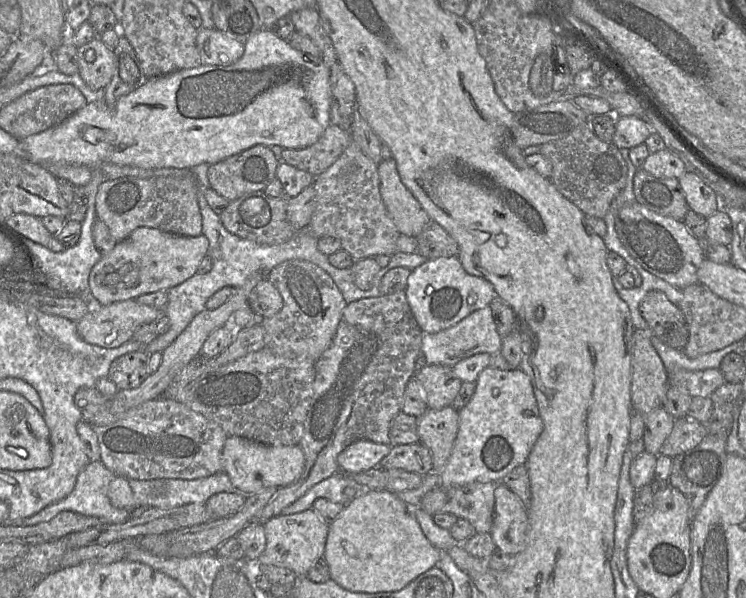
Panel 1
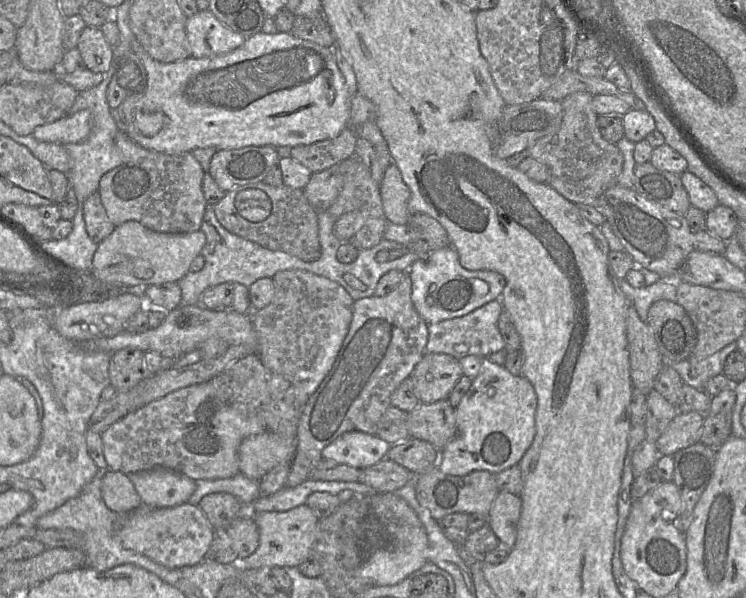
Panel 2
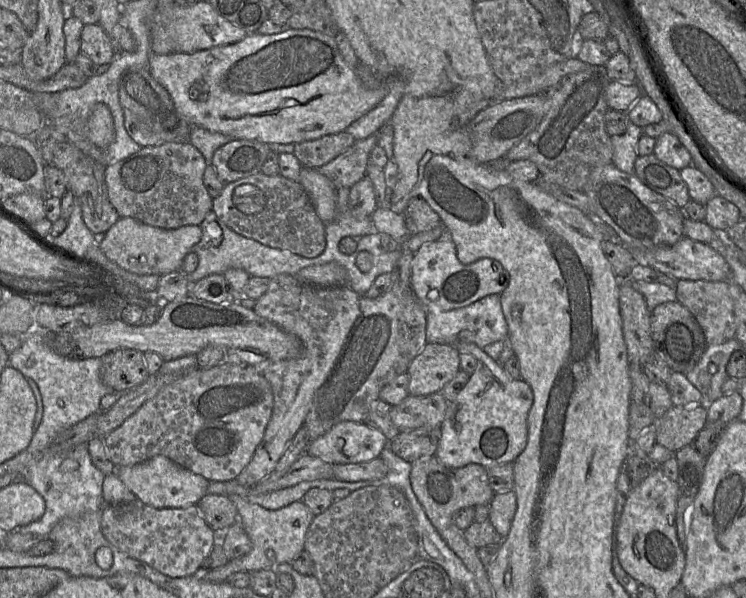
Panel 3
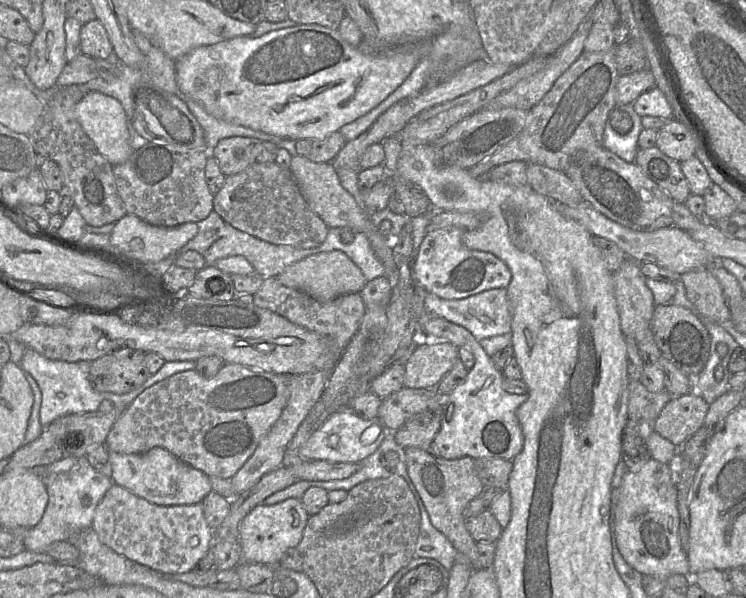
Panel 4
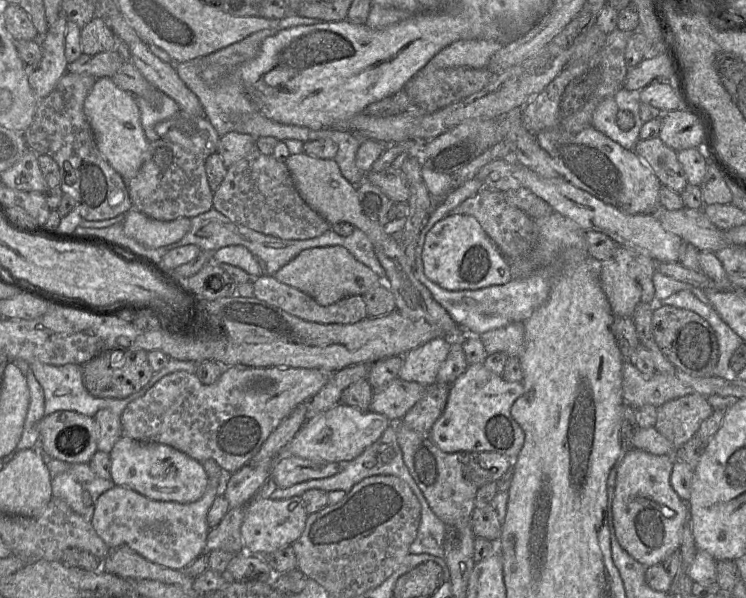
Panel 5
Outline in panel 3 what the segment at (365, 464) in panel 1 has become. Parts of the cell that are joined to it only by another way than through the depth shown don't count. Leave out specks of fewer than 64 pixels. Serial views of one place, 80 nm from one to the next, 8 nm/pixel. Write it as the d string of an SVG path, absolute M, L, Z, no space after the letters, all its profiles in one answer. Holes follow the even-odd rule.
M342 421L324 435L311 441L305 453L331 464L356 464L378 458L389 443L390 441L380 430L366 422Z

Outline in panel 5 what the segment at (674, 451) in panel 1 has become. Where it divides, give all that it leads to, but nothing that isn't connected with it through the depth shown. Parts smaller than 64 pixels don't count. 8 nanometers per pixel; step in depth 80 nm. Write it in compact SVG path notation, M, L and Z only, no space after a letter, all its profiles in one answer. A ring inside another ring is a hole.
M687 394L678 398L669 400L657 408L655 429L666 437L675 448L680 447L691 437L693 437L700 428L701 423L706 420L714 409L707 400L700 394Z

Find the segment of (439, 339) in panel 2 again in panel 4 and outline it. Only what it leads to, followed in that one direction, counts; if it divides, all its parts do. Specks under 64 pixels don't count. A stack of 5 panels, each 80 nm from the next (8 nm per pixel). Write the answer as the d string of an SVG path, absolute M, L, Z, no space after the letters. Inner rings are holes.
M493 288L475 295L447 300L432 293L426 293L425 308L432 315L442 317L467 329L476 340L509 333L511 330L511 306L506 288Z

